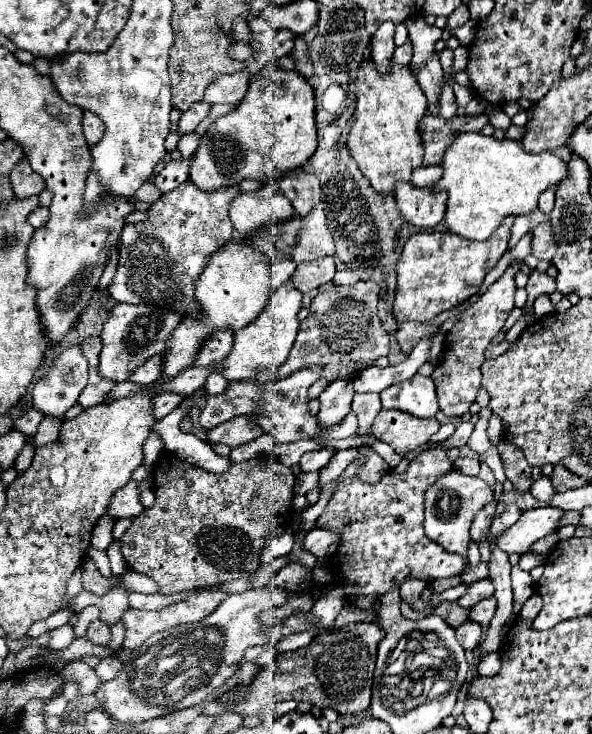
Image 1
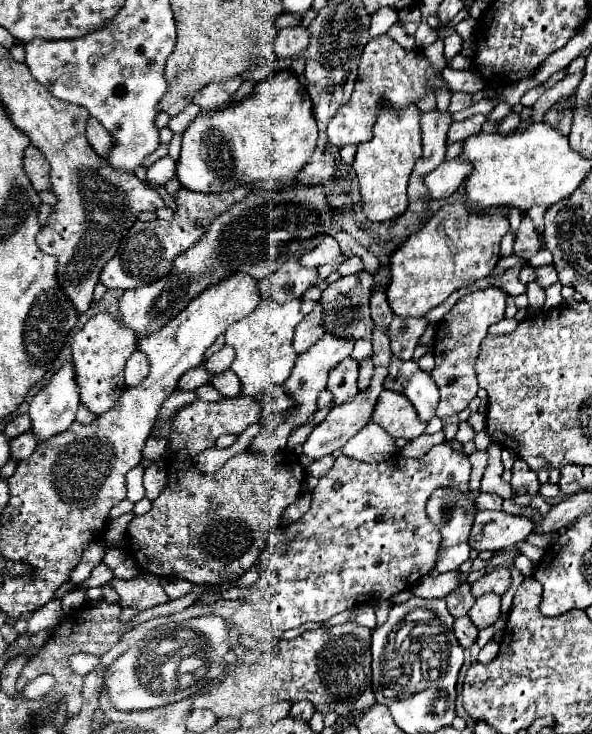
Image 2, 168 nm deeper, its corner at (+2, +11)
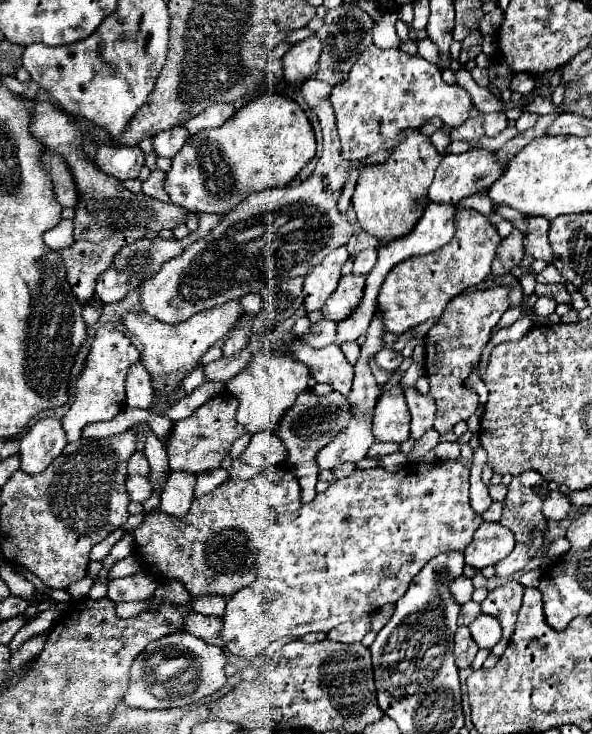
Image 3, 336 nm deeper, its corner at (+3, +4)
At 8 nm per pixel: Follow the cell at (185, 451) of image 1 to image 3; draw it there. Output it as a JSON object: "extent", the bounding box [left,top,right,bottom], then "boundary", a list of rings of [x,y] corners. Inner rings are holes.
{"extent":[222,315,252,357],"boundary":[[[242,315],[242,319],[238,321],[238,325],[234,327],[234,331],[230,333],[226,345],[222,347],[222,351],[224,351],[226,357],[232,357],[232,353],[240,353],[248,345],[248,339],[250,339],[250,323],[252,323],[252,317]]]}

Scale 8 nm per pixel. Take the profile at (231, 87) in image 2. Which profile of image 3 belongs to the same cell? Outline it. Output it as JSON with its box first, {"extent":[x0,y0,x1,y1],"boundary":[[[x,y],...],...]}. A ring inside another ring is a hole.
{"extent":[184,103,234,133],"boundary":[[[214,103],[212,107],[206,107],[202,113],[198,113],[196,117],[188,119],[184,123],[184,127],[190,133],[196,133],[200,129],[210,129],[210,127],[220,127],[222,123],[226,123],[230,117],[234,115],[234,105],[232,103]]]}

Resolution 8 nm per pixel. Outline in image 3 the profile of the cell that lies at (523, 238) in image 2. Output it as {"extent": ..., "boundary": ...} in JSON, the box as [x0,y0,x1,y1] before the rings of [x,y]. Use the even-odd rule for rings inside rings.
{"extent":[492,229,524,275],"boundary":[[[514,229],[506,239],[502,239],[500,247],[496,249],[492,273],[494,275],[510,273],[516,265],[520,265],[522,257],[524,257],[524,235],[518,229]]]}

